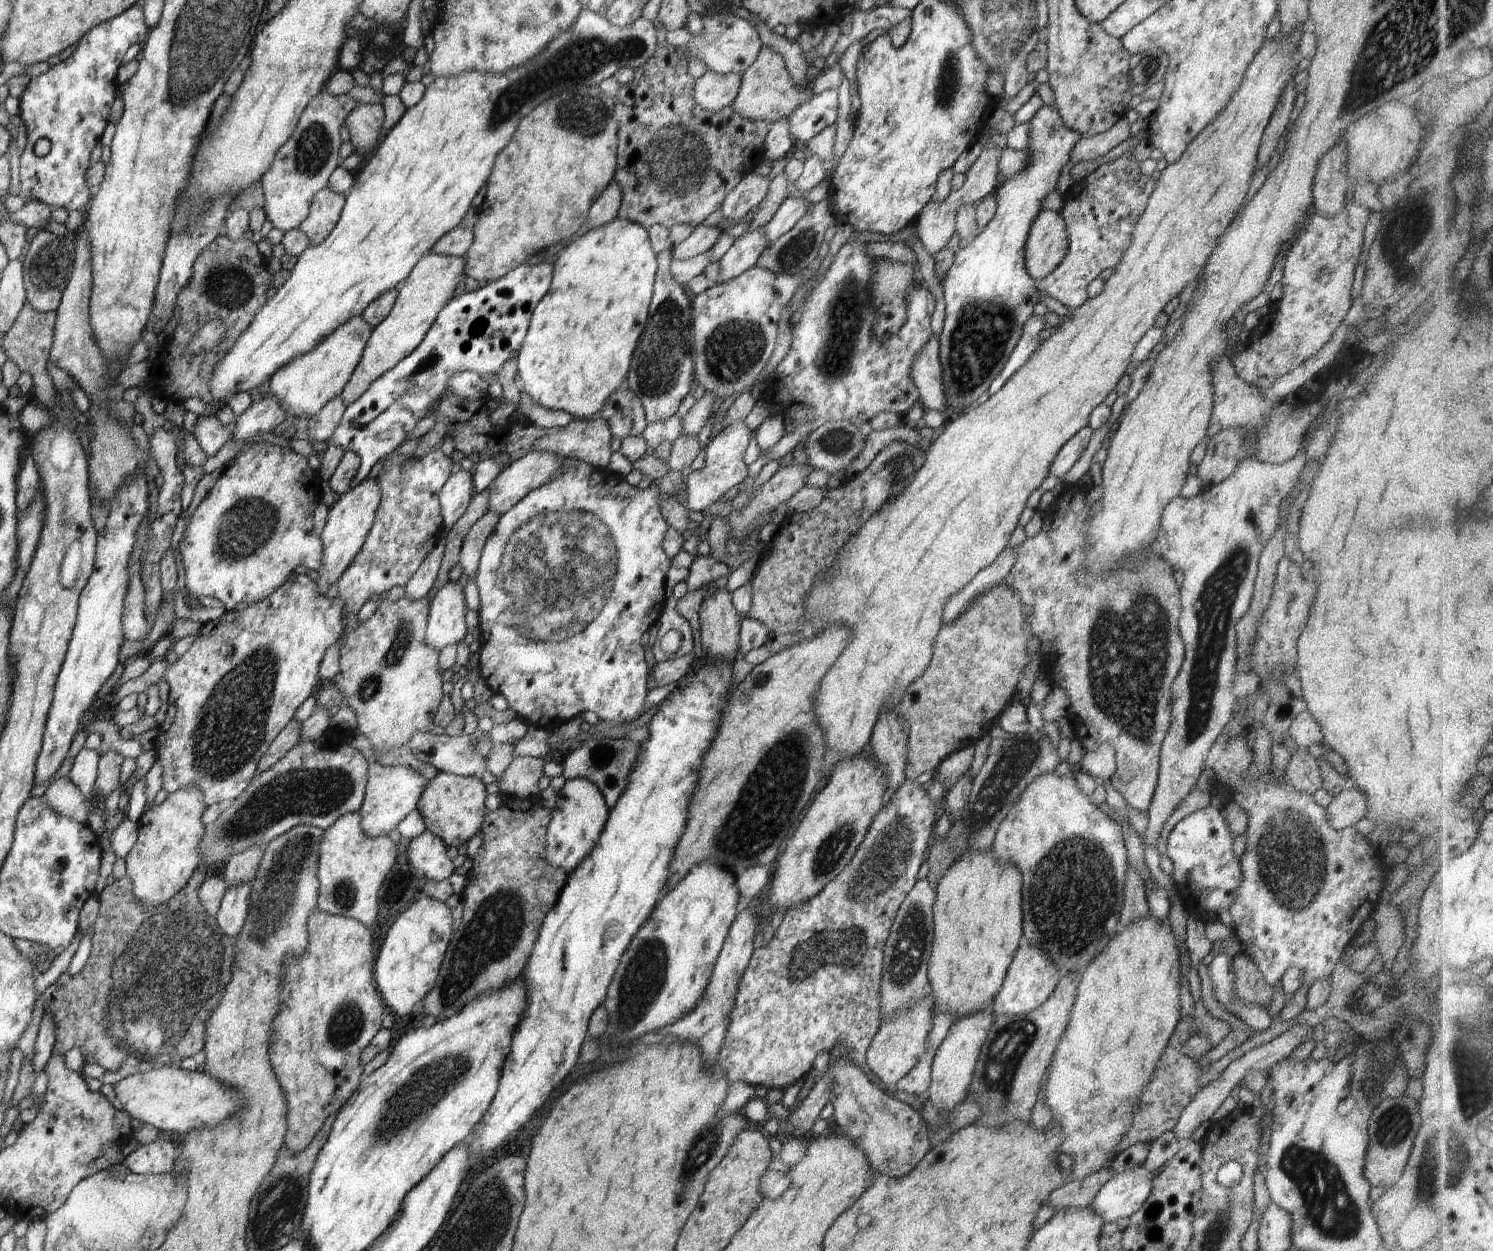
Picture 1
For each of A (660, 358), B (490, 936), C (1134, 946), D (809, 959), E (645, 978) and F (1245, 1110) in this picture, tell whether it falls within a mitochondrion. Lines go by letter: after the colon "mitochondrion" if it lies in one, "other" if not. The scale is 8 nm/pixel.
A: mitochondrion
B: mitochondrion
C: other
D: mitochondrion
E: mitochondrion
F: other

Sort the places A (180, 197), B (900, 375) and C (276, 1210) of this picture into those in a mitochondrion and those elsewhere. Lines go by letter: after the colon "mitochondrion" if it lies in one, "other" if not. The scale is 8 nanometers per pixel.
A: other
B: other
C: mitochondrion

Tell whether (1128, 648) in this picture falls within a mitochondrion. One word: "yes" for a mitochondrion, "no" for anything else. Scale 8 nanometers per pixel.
yes

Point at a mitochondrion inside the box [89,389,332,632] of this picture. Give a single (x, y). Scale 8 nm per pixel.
(245, 529)

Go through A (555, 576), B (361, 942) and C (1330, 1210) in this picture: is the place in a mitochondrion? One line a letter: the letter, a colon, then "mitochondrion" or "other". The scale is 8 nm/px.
A: mitochondrion
B: other
C: mitochondrion

